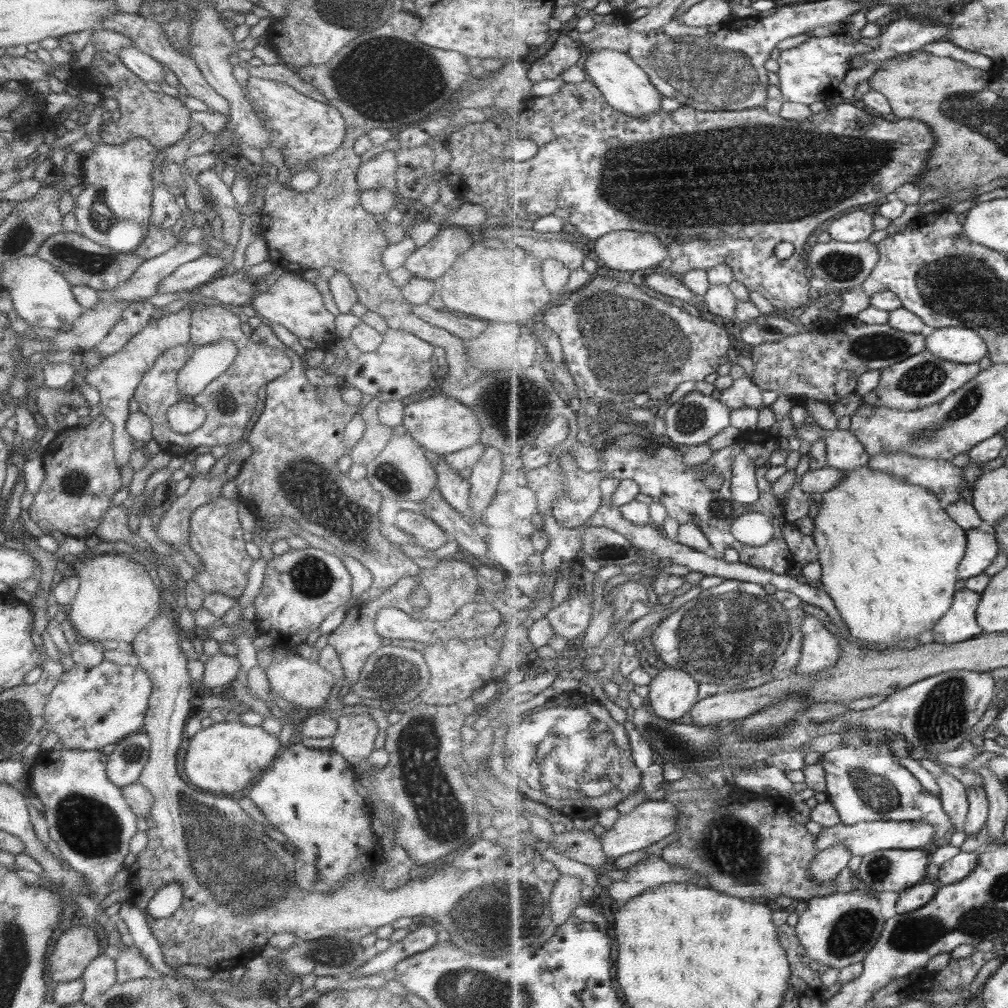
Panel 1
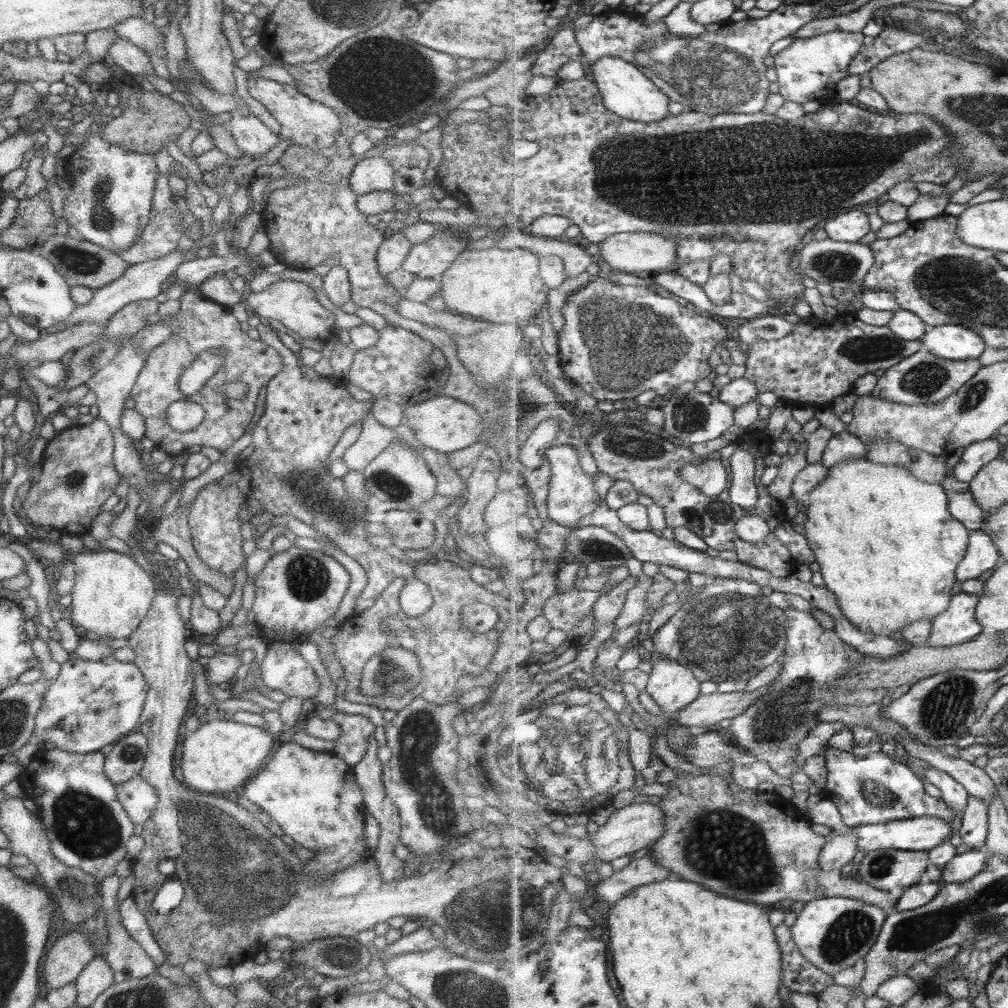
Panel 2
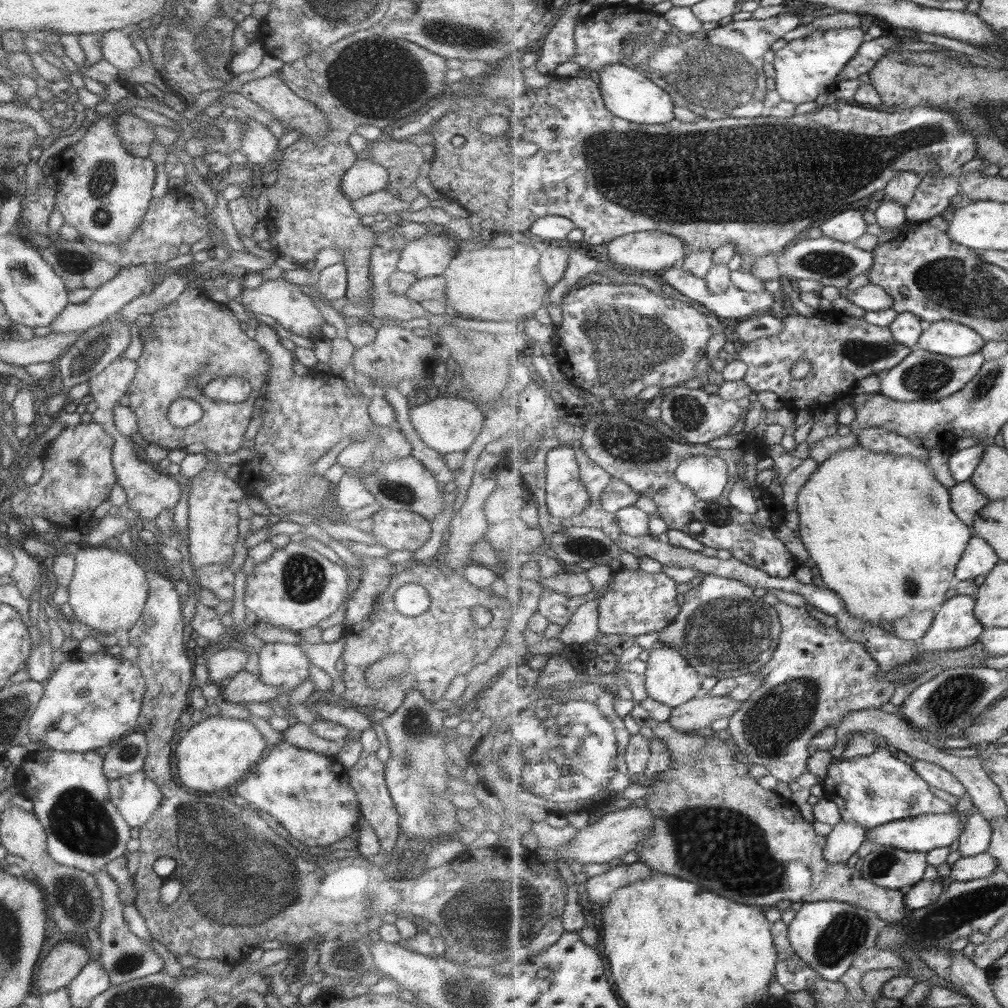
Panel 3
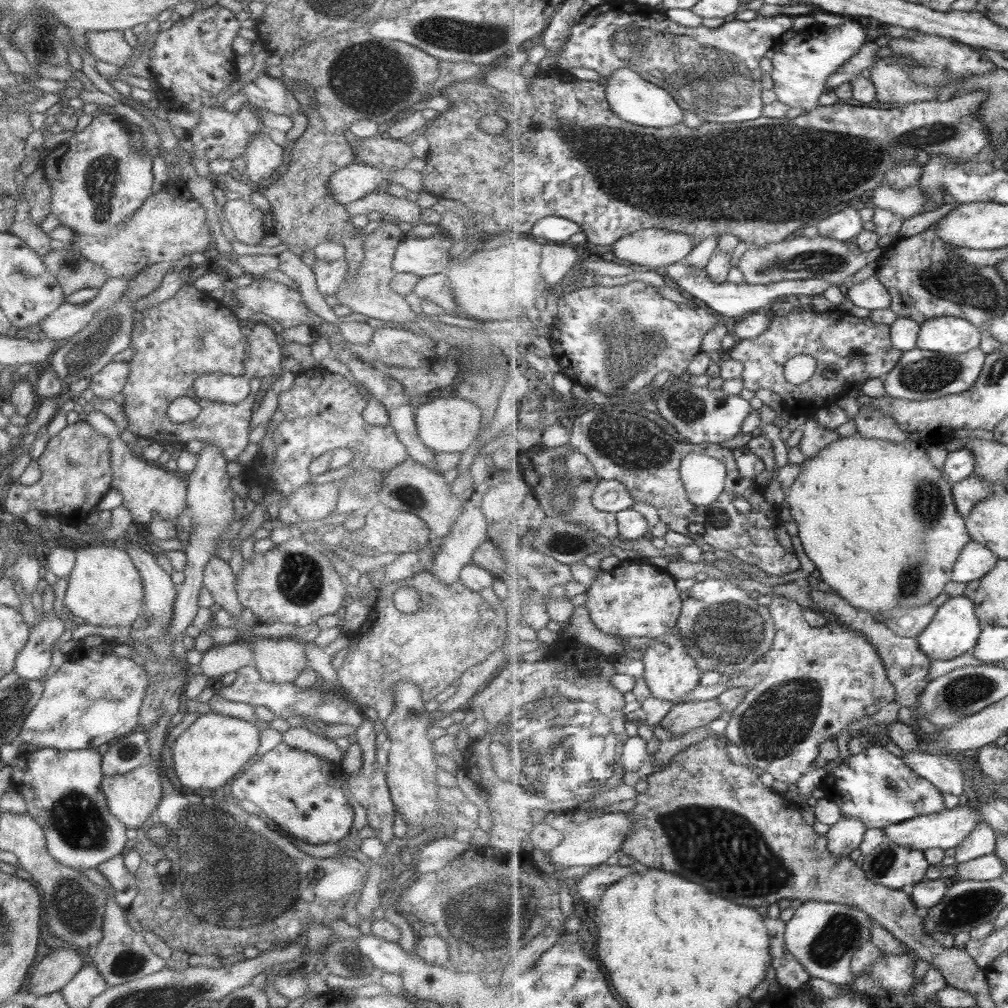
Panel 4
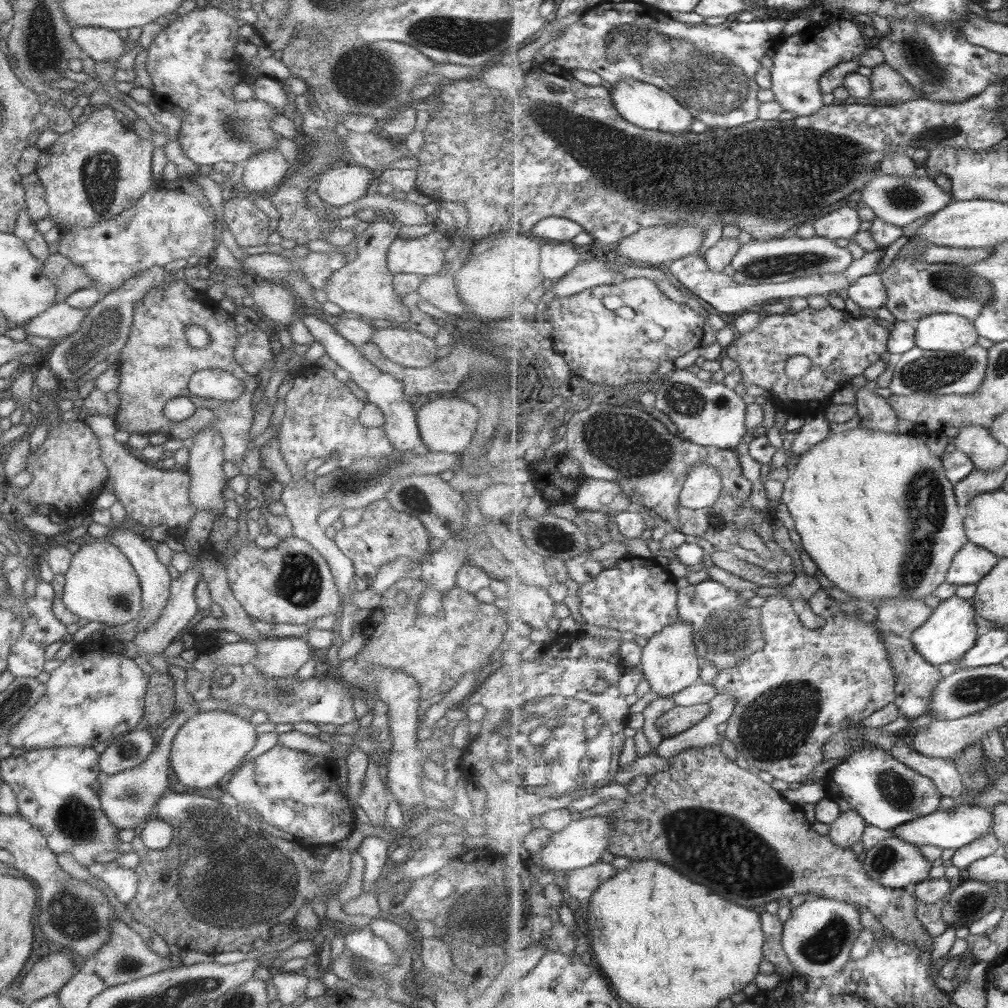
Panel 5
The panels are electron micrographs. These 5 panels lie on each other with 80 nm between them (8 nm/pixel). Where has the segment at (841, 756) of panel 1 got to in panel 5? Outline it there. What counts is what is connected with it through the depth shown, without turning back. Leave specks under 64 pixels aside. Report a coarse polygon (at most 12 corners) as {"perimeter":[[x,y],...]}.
{"perimeter":[[867,741],[825,782],[842,812],[893,831],[937,812],[932,778]]}

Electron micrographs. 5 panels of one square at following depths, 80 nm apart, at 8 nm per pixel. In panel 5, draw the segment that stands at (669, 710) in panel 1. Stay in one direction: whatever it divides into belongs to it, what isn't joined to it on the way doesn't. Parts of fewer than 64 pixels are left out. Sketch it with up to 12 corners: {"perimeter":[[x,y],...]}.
{"perimeter":[[680,620],[644,646],[652,692],[700,683],[693,625]]}

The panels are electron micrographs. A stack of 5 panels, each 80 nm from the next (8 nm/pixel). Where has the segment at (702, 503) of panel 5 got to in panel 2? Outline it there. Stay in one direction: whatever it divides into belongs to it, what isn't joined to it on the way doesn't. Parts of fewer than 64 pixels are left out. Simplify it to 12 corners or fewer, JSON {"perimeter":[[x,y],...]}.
{"perimeter":[[718,458],[683,467],[682,478],[717,497],[729,486]]}

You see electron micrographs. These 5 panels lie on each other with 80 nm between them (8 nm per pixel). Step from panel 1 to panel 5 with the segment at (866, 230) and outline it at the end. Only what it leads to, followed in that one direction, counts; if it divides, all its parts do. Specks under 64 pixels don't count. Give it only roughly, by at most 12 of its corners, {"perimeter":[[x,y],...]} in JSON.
{"perimeter":[[844,205],[817,219],[816,235],[853,239],[861,230],[858,209]]}

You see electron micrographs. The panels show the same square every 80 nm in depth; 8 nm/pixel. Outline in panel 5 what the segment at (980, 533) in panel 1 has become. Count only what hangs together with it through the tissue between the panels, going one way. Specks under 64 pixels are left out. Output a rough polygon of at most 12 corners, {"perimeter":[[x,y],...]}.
{"perimeter":[[969,541],[957,554],[947,581],[983,581],[1000,557]]}

